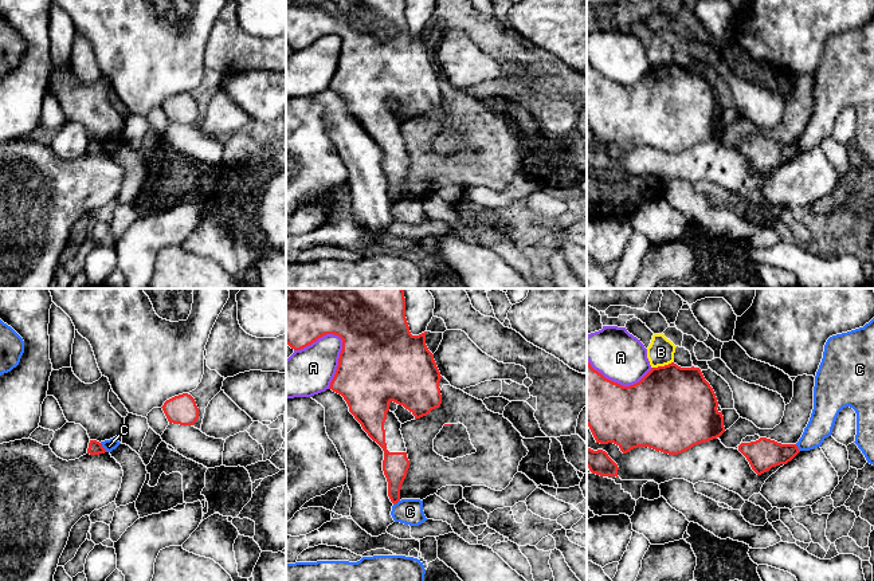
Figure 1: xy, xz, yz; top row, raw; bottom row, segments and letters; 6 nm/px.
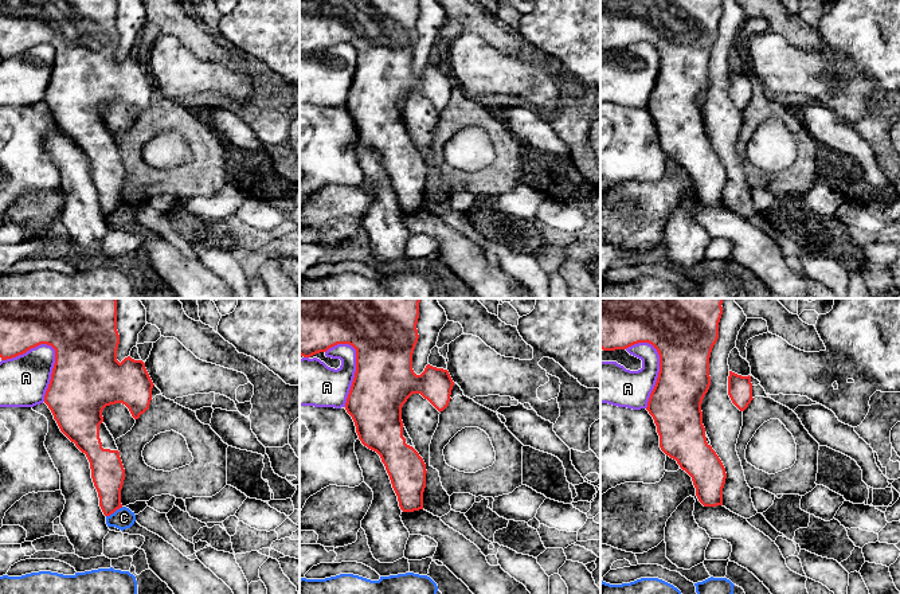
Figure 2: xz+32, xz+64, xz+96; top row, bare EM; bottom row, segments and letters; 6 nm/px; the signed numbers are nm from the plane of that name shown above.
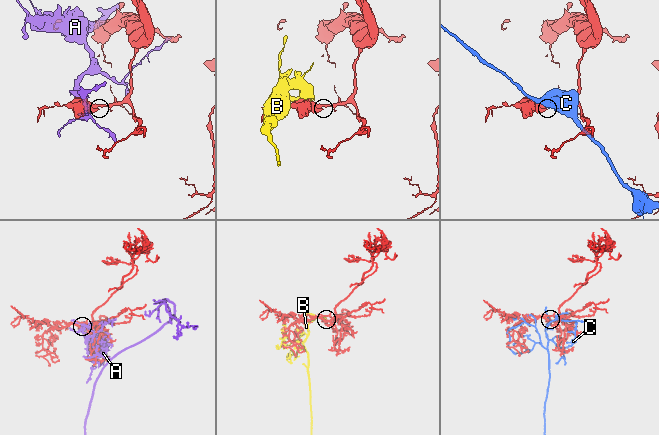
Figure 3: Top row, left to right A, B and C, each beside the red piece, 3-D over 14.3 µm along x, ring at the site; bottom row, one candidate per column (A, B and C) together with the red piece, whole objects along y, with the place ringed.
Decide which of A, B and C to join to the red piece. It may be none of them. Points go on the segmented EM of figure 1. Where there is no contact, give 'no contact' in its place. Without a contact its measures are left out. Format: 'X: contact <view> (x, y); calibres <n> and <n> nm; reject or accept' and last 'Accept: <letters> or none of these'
A: contact xz (338, 360); calibres 480 and 280 nm; reject
B: contact yz (661, 366); calibres 500 and 160 nm; reject
C: contact xy (102, 447); calibres 80 and 70 nm; reject
Accept: none of these

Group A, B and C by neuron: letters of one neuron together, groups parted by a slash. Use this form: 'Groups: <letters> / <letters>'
Groups: A / B / C

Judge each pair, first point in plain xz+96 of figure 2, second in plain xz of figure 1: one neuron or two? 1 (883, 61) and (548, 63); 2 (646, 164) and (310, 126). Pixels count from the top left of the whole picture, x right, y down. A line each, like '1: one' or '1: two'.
1: two
2: one

